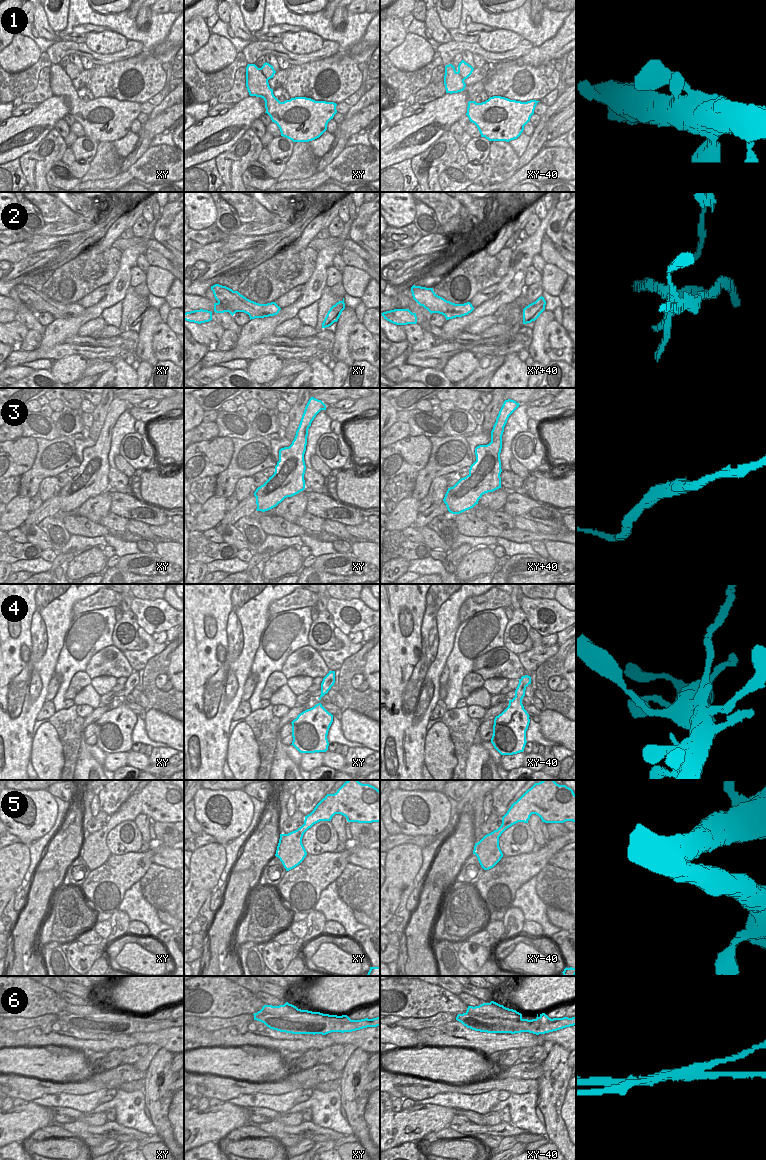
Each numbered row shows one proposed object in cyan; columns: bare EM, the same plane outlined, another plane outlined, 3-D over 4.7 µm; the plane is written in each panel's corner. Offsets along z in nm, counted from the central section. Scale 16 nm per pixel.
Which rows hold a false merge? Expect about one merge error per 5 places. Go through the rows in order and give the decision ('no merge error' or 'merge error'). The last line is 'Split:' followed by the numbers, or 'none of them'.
1: no merge error
2: merge error
3: no merge error
4: merge error
5: no merge error
6: merge error
Split: 2, 4, 6

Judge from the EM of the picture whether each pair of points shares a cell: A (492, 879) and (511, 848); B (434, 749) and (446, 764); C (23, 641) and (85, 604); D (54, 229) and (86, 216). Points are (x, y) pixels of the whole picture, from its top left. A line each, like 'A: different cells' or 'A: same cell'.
A: different cells
B: same cell
C: different cells
D: same cell

